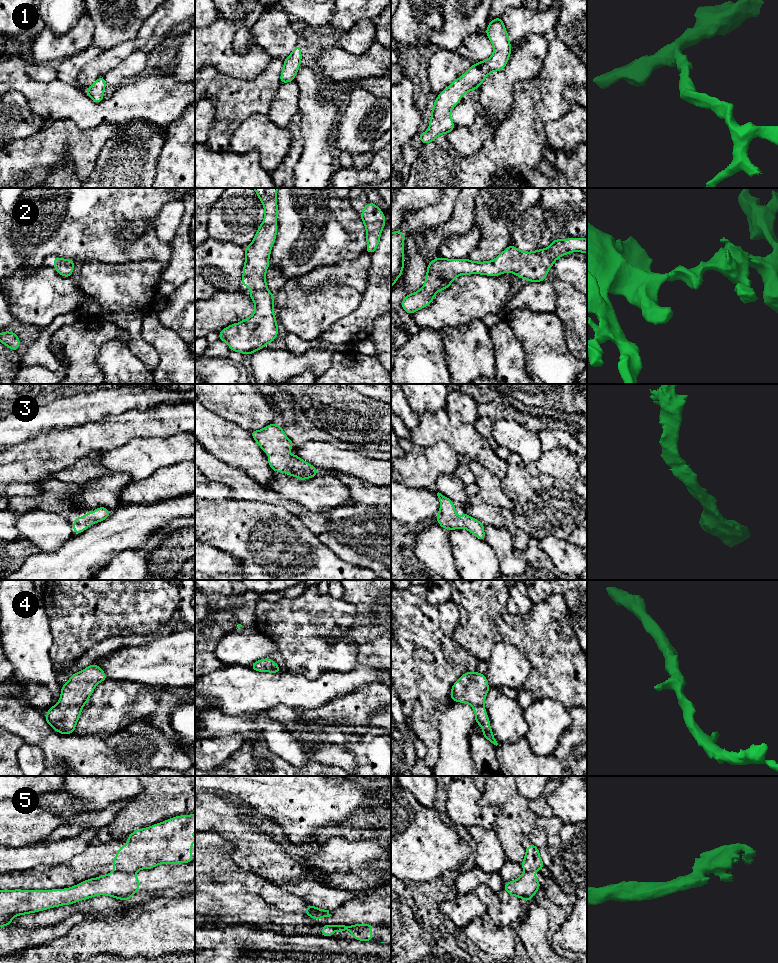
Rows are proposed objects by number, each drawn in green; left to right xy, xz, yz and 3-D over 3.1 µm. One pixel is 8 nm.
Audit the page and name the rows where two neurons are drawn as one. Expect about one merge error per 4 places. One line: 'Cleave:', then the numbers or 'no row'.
Cleave: 5

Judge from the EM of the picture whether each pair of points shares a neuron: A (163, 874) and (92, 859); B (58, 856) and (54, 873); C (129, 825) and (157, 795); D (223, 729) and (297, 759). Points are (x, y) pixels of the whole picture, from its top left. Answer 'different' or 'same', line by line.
A: different
B: different
C: same
D: same

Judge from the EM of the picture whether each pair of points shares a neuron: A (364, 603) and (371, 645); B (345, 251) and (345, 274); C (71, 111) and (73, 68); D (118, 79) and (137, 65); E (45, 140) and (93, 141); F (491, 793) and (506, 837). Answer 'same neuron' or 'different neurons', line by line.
A: same neuron
B: different neurons
C: different neurons
D: same neuron
E: same neuron
F: same neuron

